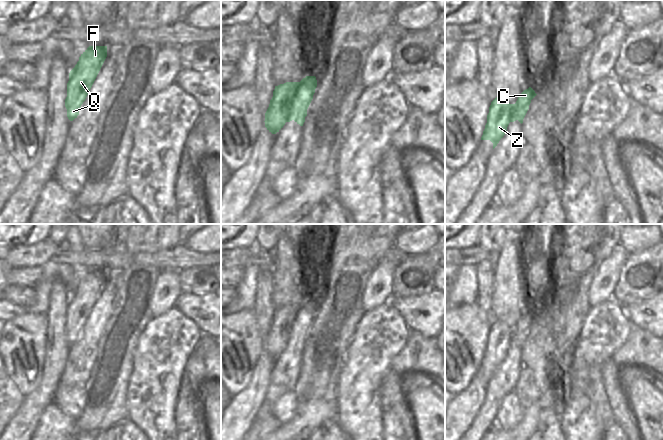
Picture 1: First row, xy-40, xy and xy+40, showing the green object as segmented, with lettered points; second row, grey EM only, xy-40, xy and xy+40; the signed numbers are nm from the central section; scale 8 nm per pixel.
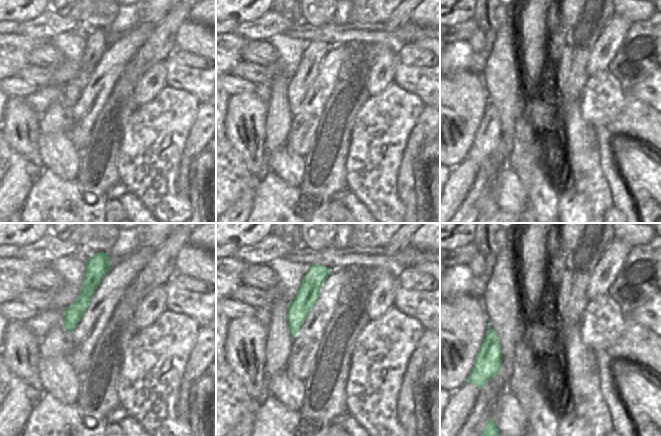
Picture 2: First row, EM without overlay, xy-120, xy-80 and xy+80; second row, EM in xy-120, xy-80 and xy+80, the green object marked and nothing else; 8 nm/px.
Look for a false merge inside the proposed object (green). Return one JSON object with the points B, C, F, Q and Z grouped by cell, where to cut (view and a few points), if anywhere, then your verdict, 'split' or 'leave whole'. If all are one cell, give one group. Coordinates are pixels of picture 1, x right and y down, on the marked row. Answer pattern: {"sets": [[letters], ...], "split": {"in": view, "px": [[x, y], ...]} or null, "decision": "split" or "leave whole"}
{"sets": [["B", "C", "F", "Q", "Z"]], "split": null, "decision": "leave whole"}

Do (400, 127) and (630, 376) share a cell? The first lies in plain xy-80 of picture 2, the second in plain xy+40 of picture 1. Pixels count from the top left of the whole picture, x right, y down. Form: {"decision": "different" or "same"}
{"decision": "different"}

